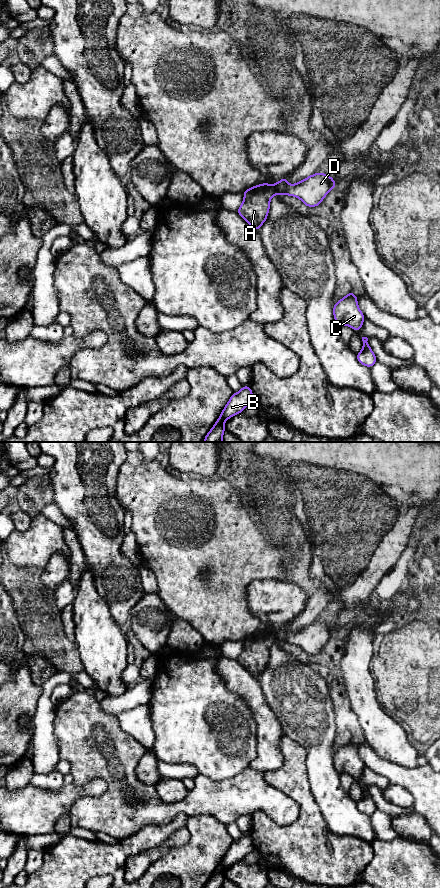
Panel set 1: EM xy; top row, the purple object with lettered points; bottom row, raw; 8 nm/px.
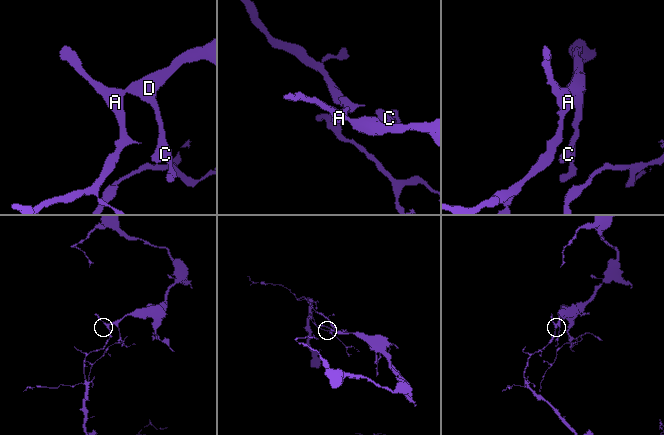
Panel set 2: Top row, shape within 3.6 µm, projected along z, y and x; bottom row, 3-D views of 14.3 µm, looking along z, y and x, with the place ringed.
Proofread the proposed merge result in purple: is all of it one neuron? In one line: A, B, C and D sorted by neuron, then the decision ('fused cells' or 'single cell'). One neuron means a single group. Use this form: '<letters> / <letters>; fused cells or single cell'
A B / C D; fused cells

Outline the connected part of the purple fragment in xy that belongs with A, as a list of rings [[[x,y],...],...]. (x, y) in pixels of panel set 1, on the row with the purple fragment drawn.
[[[259,184],[243,192],[244,200],[237,213],[256,231],[266,221],[270,199],[277,194],[275,185]]]

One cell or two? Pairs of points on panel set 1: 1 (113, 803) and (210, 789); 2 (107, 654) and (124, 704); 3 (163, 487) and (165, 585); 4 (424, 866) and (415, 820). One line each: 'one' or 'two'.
1: one
2: two
3: one
4: two

